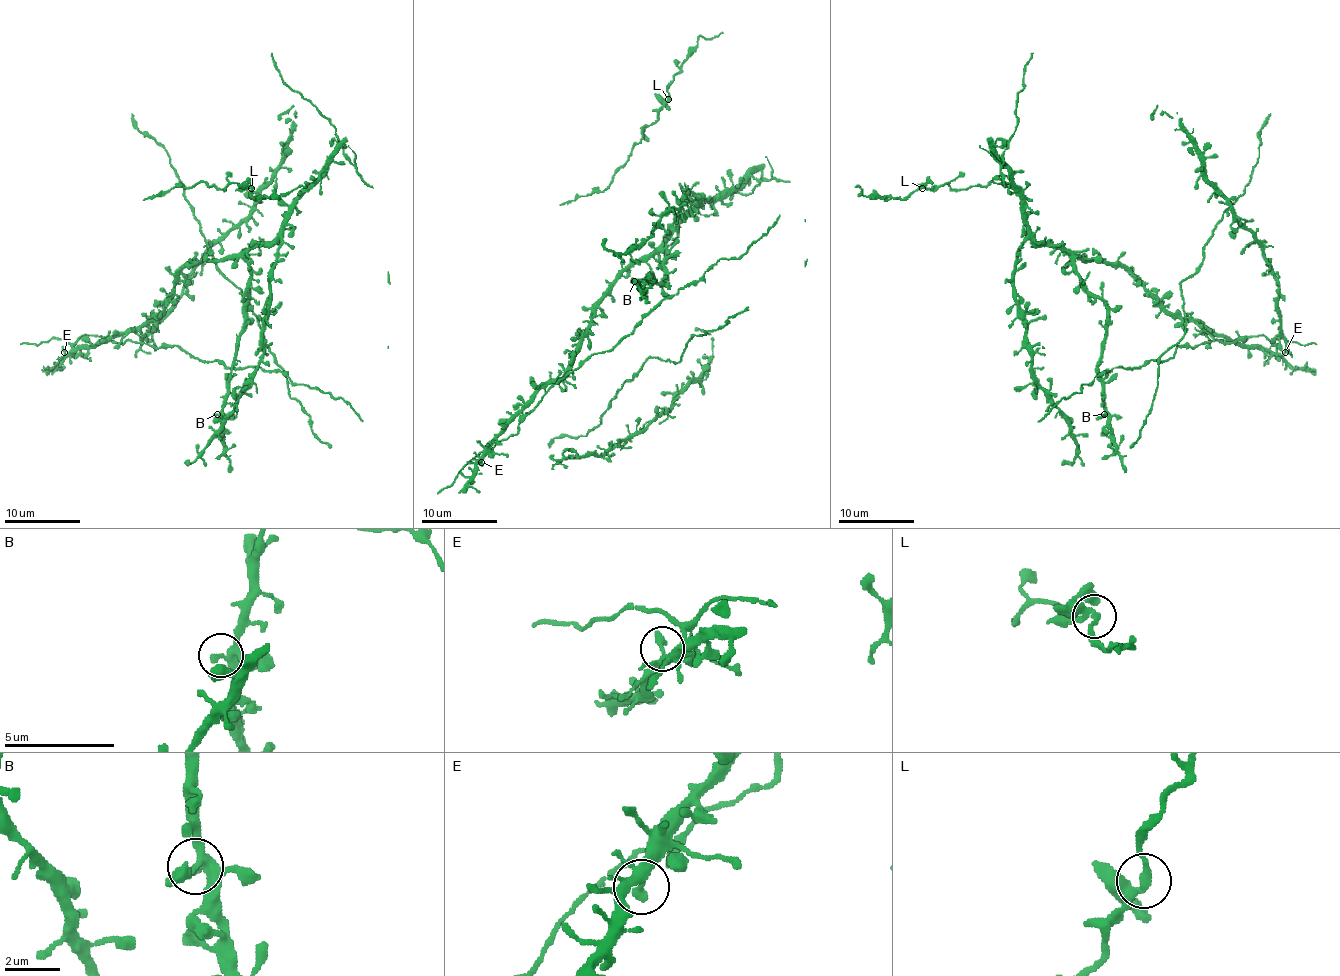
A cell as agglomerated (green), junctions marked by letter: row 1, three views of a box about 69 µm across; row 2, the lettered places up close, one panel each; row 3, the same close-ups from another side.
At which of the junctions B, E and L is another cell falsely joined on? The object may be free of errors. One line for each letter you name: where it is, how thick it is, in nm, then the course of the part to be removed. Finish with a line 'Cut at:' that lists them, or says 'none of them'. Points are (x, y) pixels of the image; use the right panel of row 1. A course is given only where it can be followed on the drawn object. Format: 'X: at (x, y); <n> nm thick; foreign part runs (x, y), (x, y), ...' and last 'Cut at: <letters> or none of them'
Cut at: none of them

